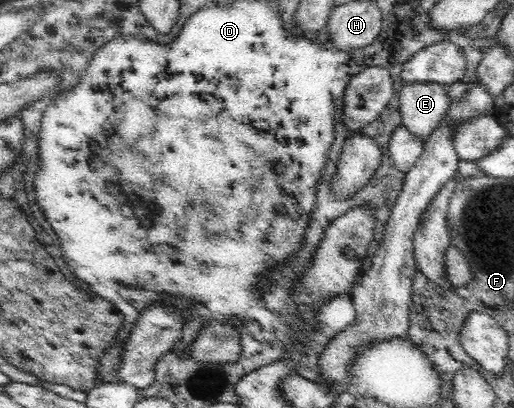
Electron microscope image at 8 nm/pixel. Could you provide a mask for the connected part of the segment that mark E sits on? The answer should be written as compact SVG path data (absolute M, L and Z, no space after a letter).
M438 83L405 84L398 98L401 127L426 144L430 134L449 111L444 85Z

